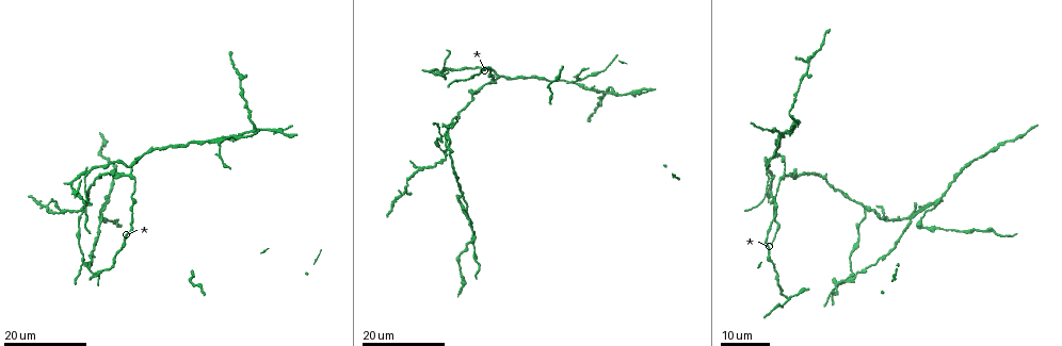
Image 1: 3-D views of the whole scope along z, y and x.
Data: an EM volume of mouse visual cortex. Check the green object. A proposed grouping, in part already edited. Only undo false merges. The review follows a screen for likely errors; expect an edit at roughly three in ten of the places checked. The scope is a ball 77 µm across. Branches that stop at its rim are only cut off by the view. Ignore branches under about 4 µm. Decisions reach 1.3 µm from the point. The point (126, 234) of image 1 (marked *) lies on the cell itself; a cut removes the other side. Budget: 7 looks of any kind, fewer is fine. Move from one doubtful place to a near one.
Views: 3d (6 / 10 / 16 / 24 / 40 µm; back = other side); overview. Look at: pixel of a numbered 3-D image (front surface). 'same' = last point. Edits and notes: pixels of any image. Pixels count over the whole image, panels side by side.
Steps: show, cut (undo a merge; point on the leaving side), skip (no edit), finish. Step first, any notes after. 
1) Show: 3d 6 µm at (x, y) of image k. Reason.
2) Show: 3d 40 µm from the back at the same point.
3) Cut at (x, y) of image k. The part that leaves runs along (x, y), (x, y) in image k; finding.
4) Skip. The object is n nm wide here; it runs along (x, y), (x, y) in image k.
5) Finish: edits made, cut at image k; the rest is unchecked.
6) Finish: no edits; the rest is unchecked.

Show: 3d 16 µm at (487, 85) of image 1. Side arm on a straight run.

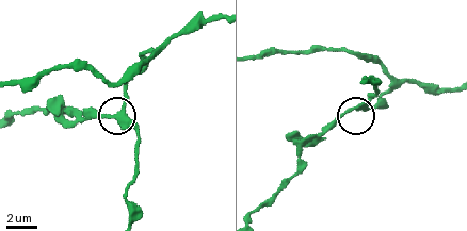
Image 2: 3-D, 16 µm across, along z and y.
Show: 3d 10 µm at (116, 115) of image 2.

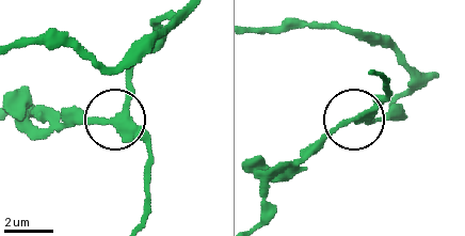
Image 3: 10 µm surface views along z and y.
Skip. 3 arms meet here; one cell here.

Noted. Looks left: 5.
Show: 3d 16 µm at (141, 157) of image 1. Arms part here.

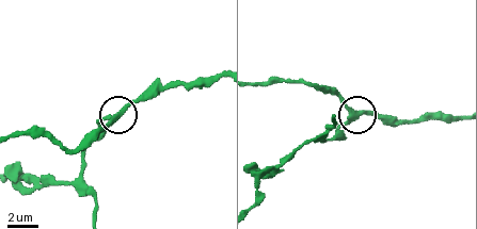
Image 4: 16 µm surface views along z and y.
Show: 3d 10 µm at (116, 117) of image 4.

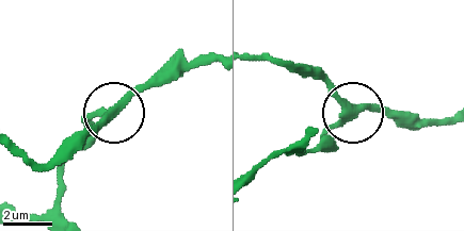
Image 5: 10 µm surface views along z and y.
Show: 3d 6 µm at (353, 109) of image 5.

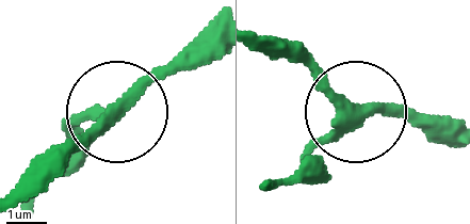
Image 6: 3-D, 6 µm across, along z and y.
Skip. It runs along (268, 184), (298, 174), (353, 113), (291, 45) in image 6; continuous, no second cell.

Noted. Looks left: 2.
Show: 3d 16 µm at (866, 207) of image 1. A fork.

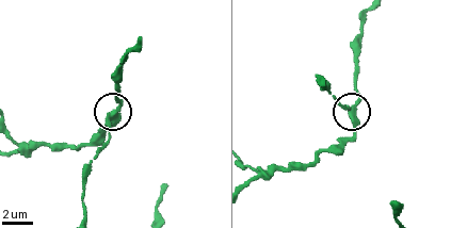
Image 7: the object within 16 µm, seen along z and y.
Show: 3d 10 µm at (348, 114) of image 7.

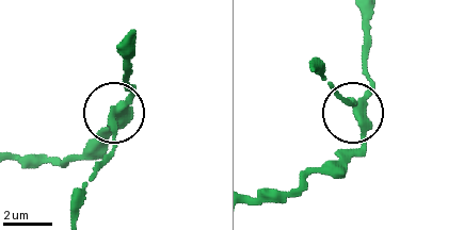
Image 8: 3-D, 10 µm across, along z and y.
Cut at (113, 152) of image 8. The object is 360 nm wide here; the part that leaves runs along (112, 119), (110, 160), (83, 191), (77, 209) in image 8; a second cell is stuck on.

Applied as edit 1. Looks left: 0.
Finish: edits made, cut at image 8; the rest is unchecked.

